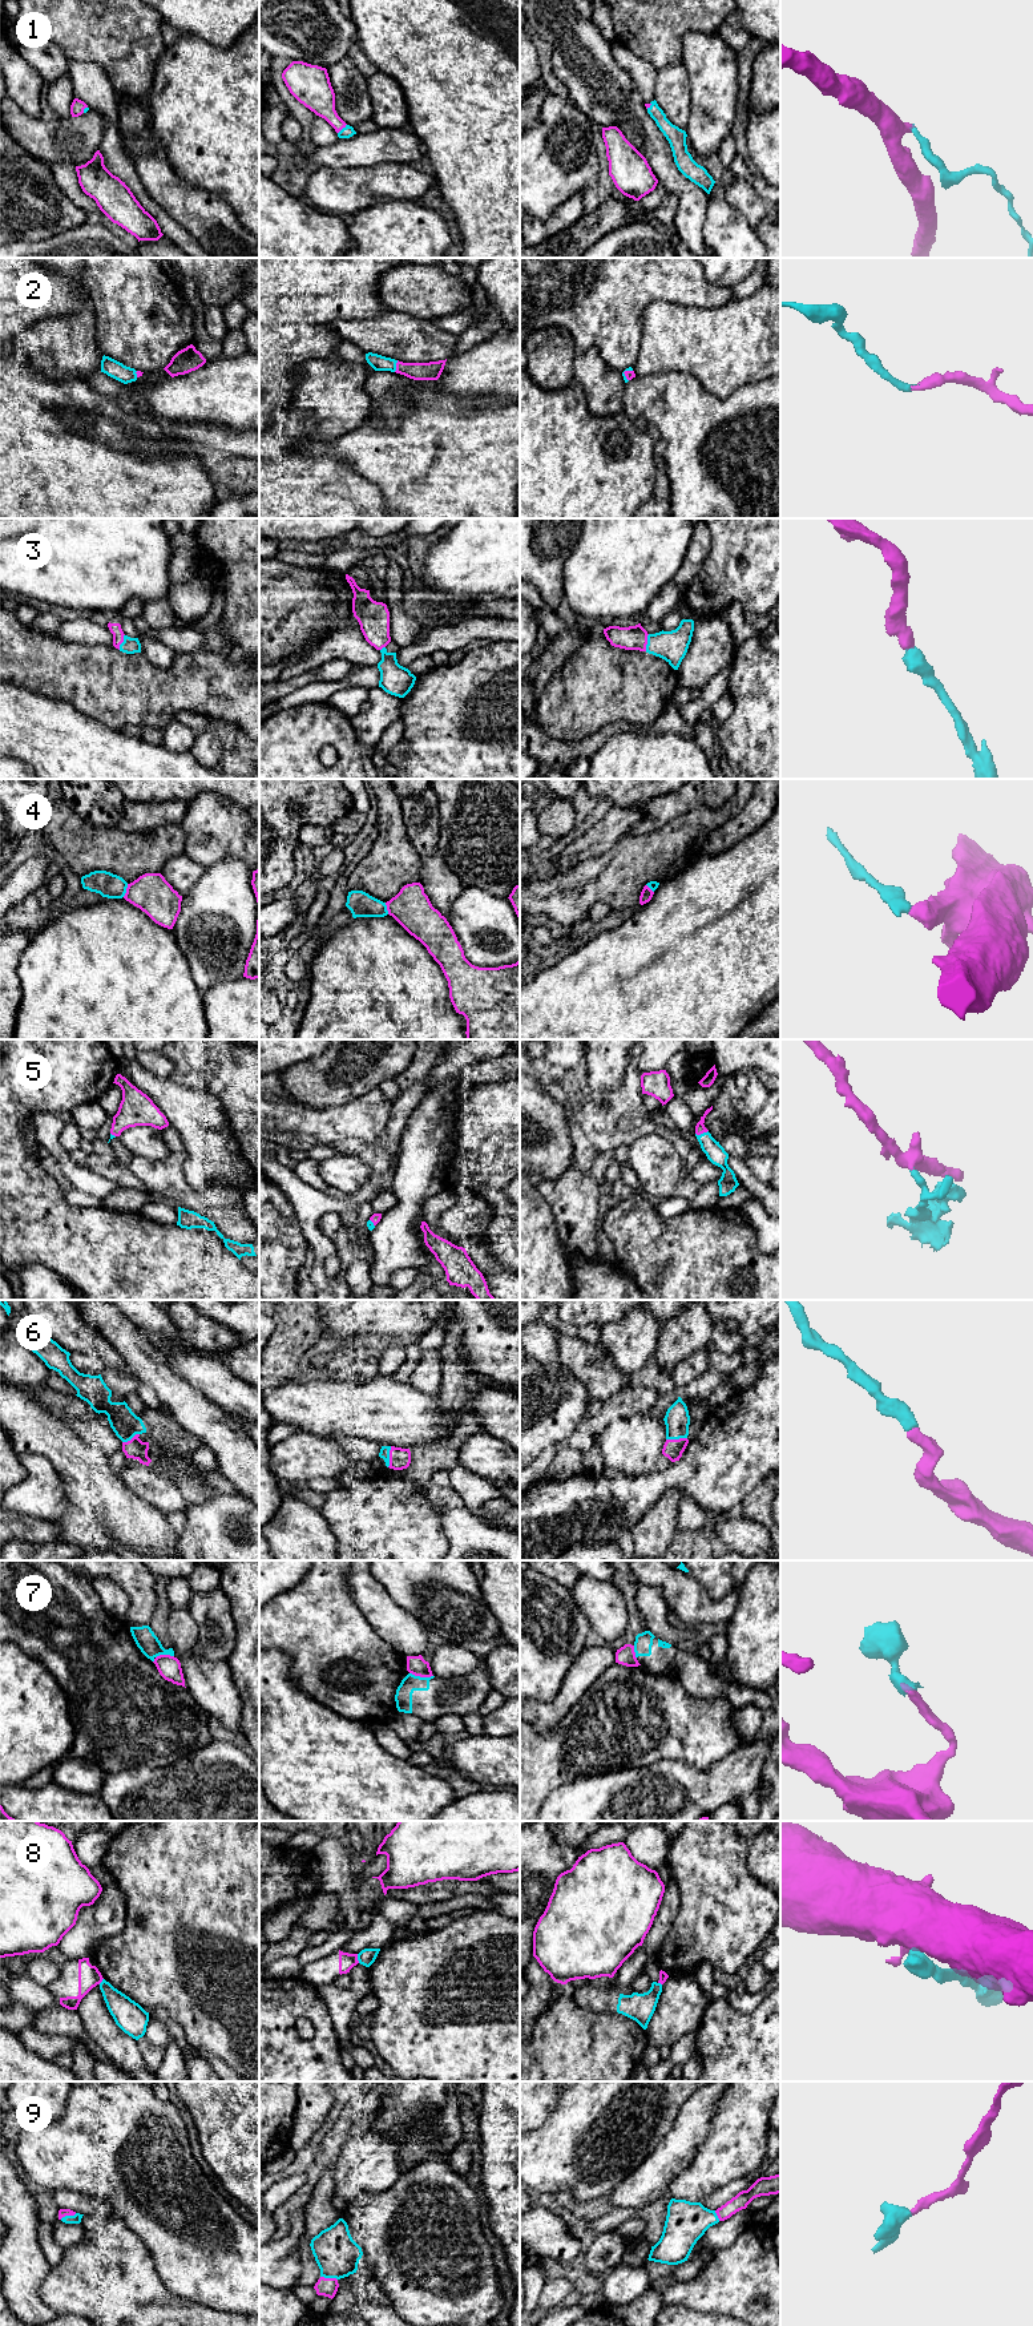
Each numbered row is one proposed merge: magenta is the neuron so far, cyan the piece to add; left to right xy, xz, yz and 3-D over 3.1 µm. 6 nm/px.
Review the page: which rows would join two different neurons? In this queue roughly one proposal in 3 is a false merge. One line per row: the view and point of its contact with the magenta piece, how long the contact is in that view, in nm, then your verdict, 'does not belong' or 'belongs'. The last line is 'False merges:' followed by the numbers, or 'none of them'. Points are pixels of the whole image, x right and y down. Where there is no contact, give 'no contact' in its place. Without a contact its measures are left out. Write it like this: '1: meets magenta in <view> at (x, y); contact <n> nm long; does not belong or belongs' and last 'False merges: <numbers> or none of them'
1: meets magenta in xz at (342, 128); contact 80 nm long; belongs
2: meets magenta in xz at (396, 366); contact 80 nm long; belongs
3: meets magenta in yz at (646, 642); contact 110 nm long; belongs
4: meets magenta in xy at (126, 891); contact 90 nm long; does not belong
5: meets magenta in yz at (701, 1133); contact 80 nm long; belongs
6: meets magenta in xz at (390, 1457); contact 130 nm long; belongs
7: meets magenta in xz at (422, 1676); contact 150 nm long; does not belong
8: meets magenta in xz at (356, 1958); contact 60 nm long; does not belong
9: meets magenta in xz at (329, 2278); contact 110 nm long; belongs
False merges: 4, 7, 8

